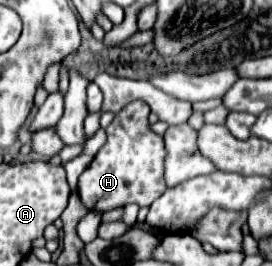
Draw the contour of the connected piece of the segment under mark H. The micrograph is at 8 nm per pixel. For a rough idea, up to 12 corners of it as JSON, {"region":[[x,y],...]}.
{"region":[[135,100],[79,176],[89,212],[149,208],[167,190],[163,136]]}

